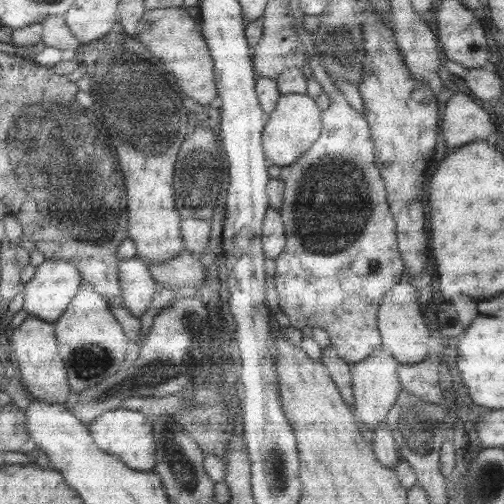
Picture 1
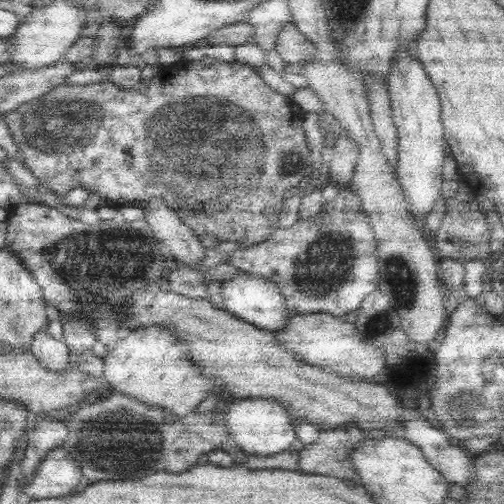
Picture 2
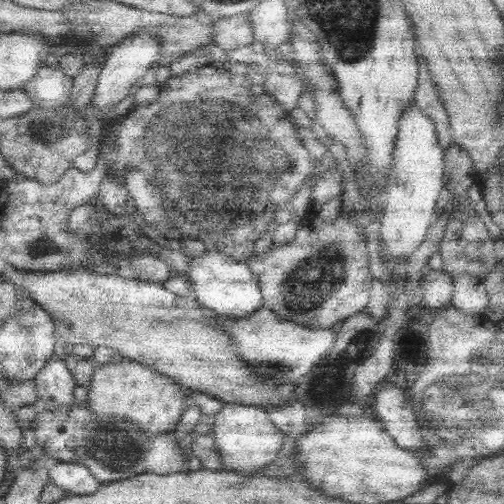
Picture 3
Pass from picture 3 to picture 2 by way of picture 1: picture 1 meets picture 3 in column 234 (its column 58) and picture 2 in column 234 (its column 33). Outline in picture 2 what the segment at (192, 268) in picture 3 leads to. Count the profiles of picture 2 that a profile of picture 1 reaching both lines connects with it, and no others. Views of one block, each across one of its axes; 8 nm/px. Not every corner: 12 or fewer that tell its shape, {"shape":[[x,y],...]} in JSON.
{"shape":[[238,270],[218,280],[222,308],[266,332],[284,328],[278,286]]}

